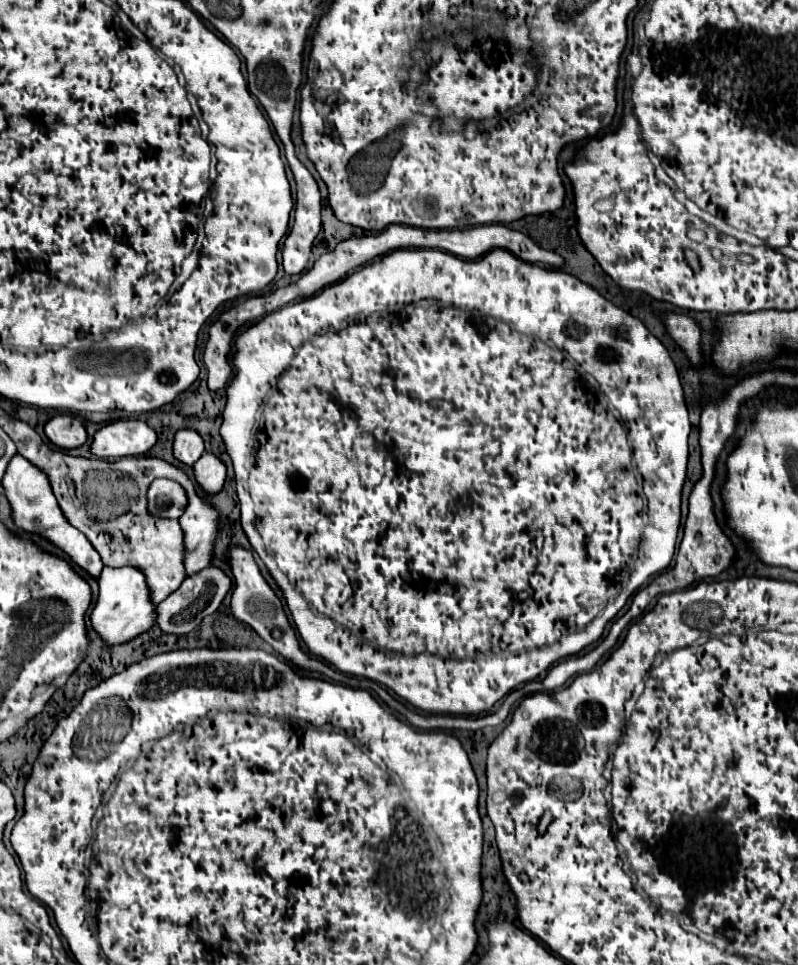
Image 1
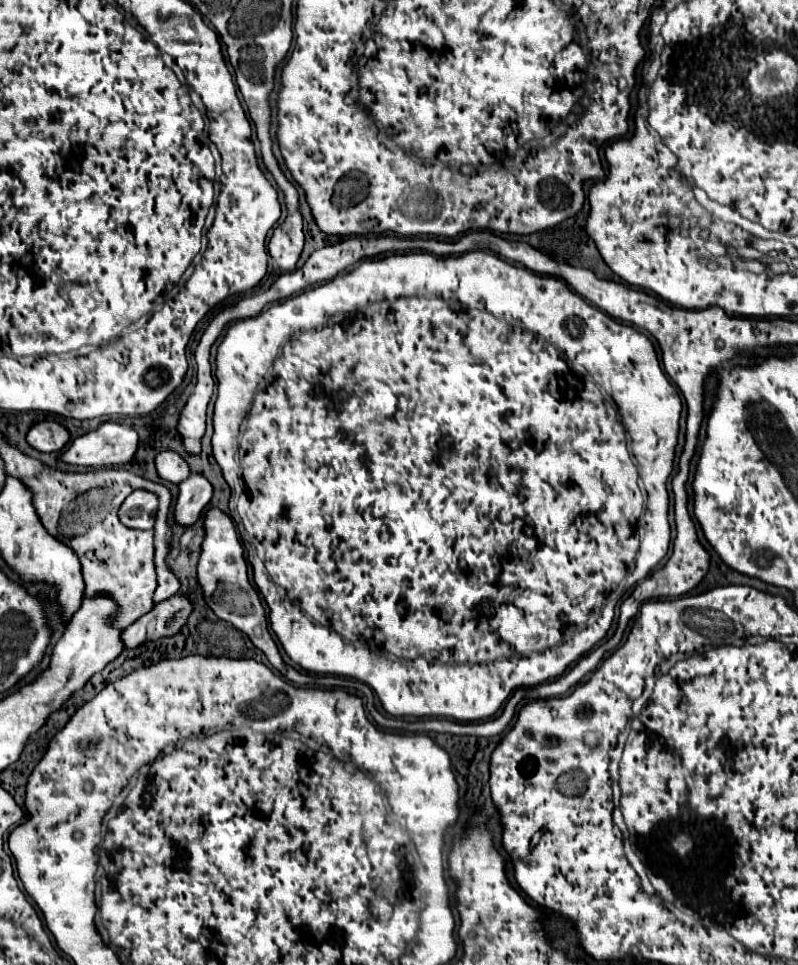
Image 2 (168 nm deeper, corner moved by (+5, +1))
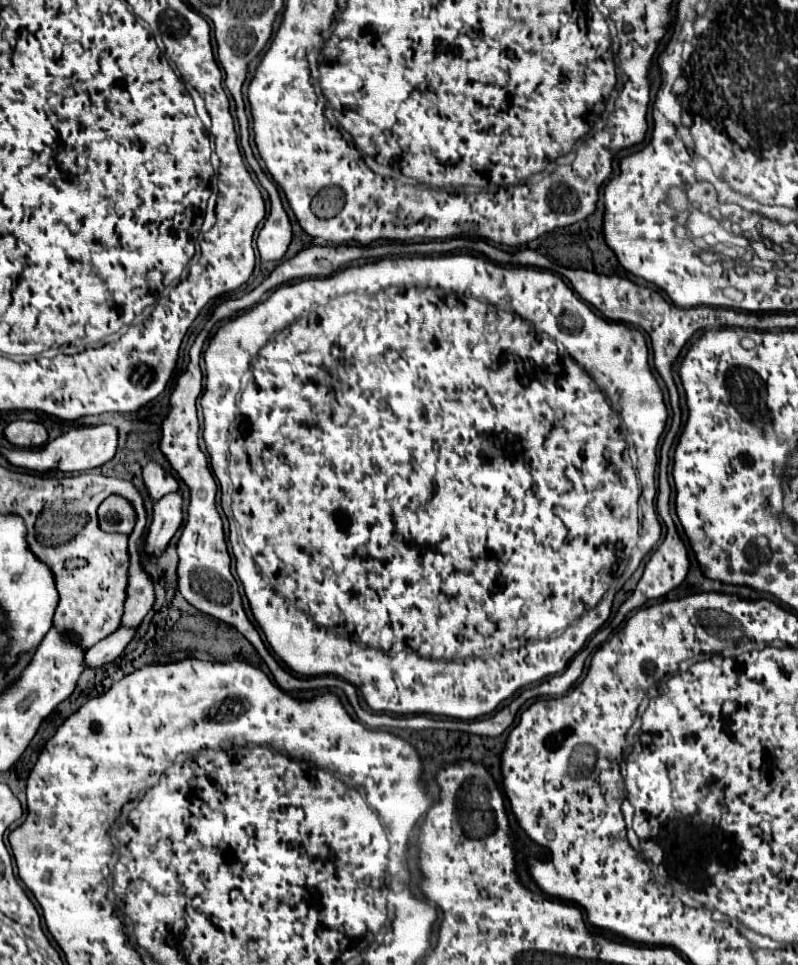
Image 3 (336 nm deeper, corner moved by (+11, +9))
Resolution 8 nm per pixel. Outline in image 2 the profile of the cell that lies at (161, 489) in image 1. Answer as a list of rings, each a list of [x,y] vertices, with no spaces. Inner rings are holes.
[[[135,490],[119,508],[119,520],[129,528],[151,530],[155,526],[155,516],[159,508],[159,498],[149,490]]]

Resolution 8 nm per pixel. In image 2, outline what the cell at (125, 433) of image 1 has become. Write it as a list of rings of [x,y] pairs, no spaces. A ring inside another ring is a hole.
[[[103,422],[95,432],[75,438],[61,458],[79,466],[121,466],[131,462],[137,446],[139,434],[133,426]]]

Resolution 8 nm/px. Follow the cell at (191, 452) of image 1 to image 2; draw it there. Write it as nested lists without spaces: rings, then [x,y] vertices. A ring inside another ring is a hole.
[[[173,450],[159,452],[157,458],[155,458],[155,466],[157,466],[159,476],[163,480],[173,482],[173,484],[179,484],[181,480],[185,480],[191,474],[187,460],[181,454],[173,452]]]

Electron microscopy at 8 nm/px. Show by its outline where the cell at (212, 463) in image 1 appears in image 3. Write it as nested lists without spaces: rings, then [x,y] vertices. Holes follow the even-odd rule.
[[[175,492],[175,494],[161,498],[153,506],[153,520],[149,524],[149,530],[145,536],[145,548],[143,548],[147,556],[161,556],[169,540],[175,536],[183,520],[181,502],[183,502],[181,494]]]

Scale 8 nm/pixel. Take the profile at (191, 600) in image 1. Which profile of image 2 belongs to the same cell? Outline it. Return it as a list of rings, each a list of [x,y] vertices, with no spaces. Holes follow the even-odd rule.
[[[177,592],[167,600],[161,600],[151,608],[151,612],[147,612],[143,618],[135,620],[135,624],[125,628],[123,632],[125,648],[135,648],[143,642],[159,640],[165,636],[175,636],[187,624],[191,612],[193,602],[189,594]]]

